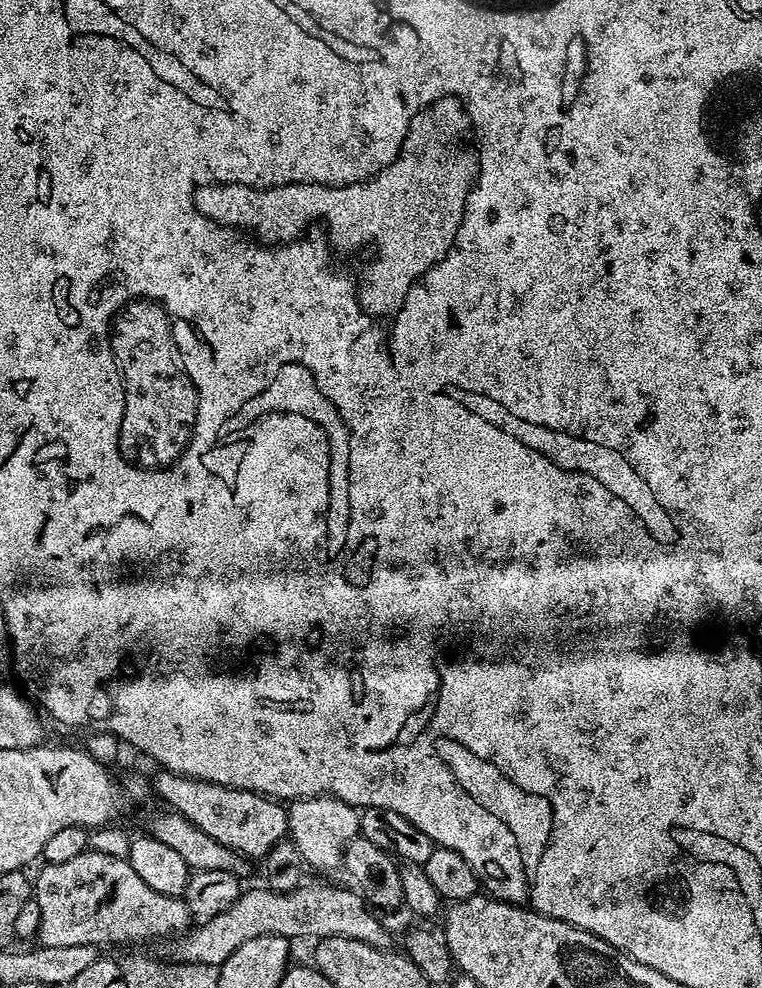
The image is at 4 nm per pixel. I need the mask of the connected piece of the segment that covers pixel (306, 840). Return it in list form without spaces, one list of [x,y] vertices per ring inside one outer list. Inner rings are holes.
[[[331,794],[297,798],[287,805],[287,809],[288,836],[300,851],[301,861],[320,872],[332,872],[336,867],[339,869],[344,858],[344,848],[351,839],[361,835],[360,812]]]

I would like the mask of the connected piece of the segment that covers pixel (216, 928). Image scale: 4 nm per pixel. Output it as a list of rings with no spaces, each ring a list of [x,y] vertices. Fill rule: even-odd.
[[[301,882],[288,892],[275,892],[267,886],[241,891],[232,906],[222,910],[209,920],[189,927],[183,934],[177,934],[167,941],[167,954],[173,961],[204,964],[223,964],[242,942],[259,936],[345,936],[358,938],[375,948],[387,949],[392,940],[384,924],[375,916],[367,900],[359,891],[348,888],[335,888],[332,884],[307,884]]]

